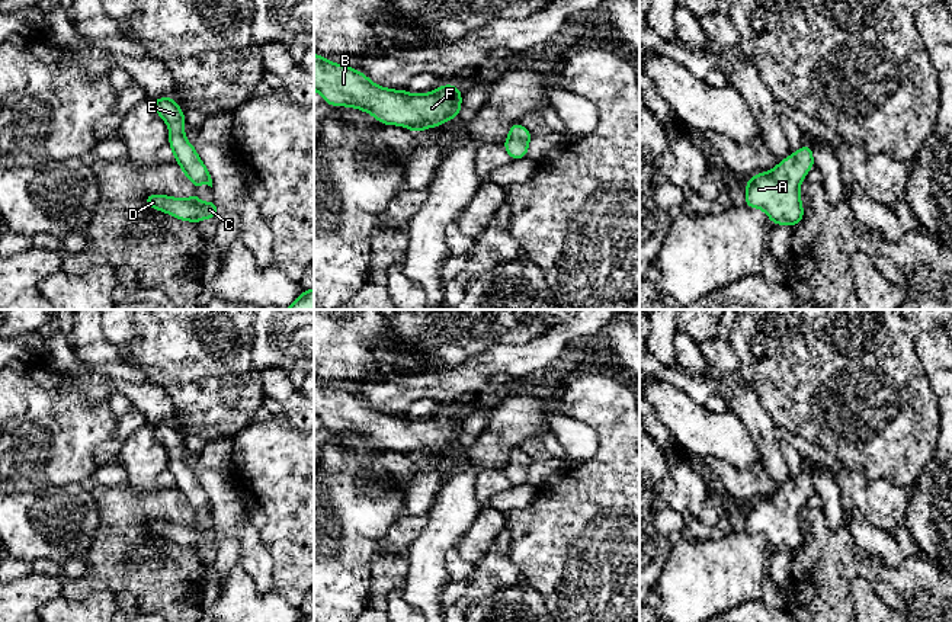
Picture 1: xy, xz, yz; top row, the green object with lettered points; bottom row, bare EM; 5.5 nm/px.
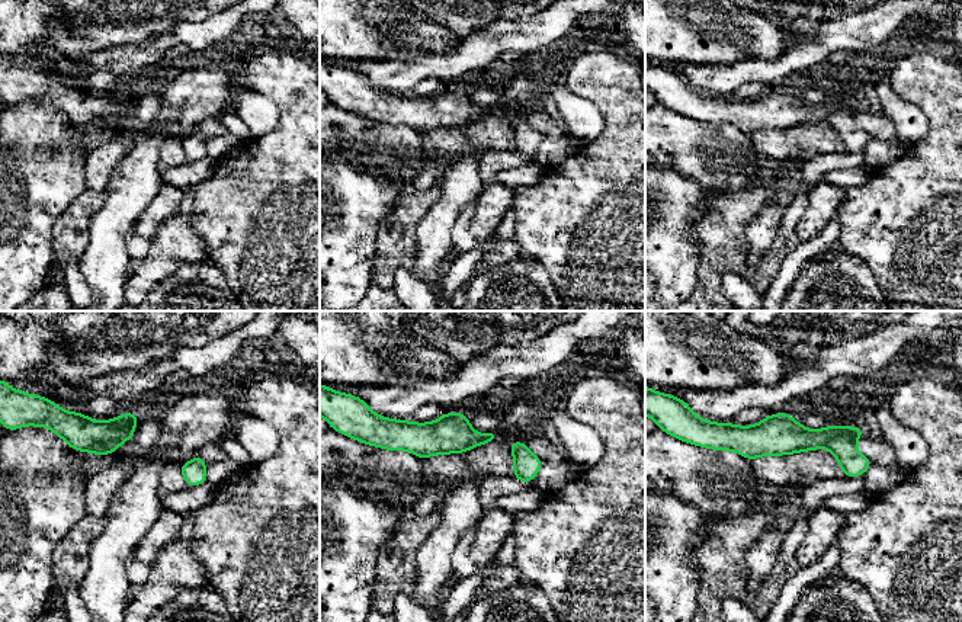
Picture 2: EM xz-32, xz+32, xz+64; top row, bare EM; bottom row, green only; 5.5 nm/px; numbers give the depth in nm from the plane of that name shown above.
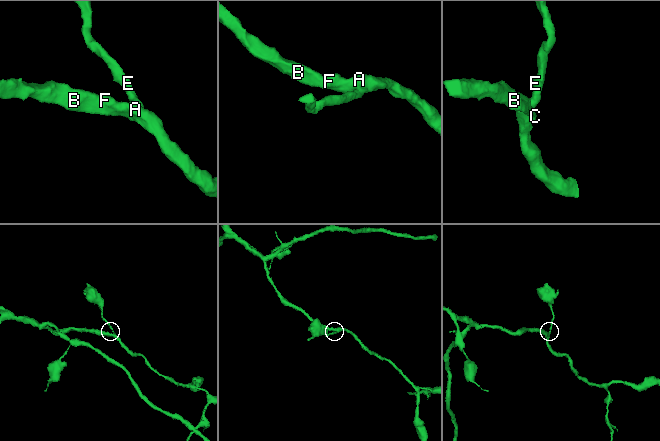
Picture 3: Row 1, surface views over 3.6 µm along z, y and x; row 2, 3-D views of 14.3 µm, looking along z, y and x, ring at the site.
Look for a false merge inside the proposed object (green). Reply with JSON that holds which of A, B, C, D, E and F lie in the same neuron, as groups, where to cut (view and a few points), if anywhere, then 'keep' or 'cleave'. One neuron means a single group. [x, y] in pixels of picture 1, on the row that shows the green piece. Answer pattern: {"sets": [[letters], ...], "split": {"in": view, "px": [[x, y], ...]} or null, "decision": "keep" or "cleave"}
{"sets": [["A", "B", "C", "D", "E", "F"]], "split": null, "decision": "keep"}

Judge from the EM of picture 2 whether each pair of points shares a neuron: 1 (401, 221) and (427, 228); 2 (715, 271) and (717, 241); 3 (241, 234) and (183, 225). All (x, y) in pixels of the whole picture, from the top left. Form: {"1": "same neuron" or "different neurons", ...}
{"1": "different neurons", "2": "same neuron", "3": "different neurons"}

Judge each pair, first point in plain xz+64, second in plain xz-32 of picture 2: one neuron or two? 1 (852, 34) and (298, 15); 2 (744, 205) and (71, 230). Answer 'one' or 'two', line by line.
1: two
2: one

